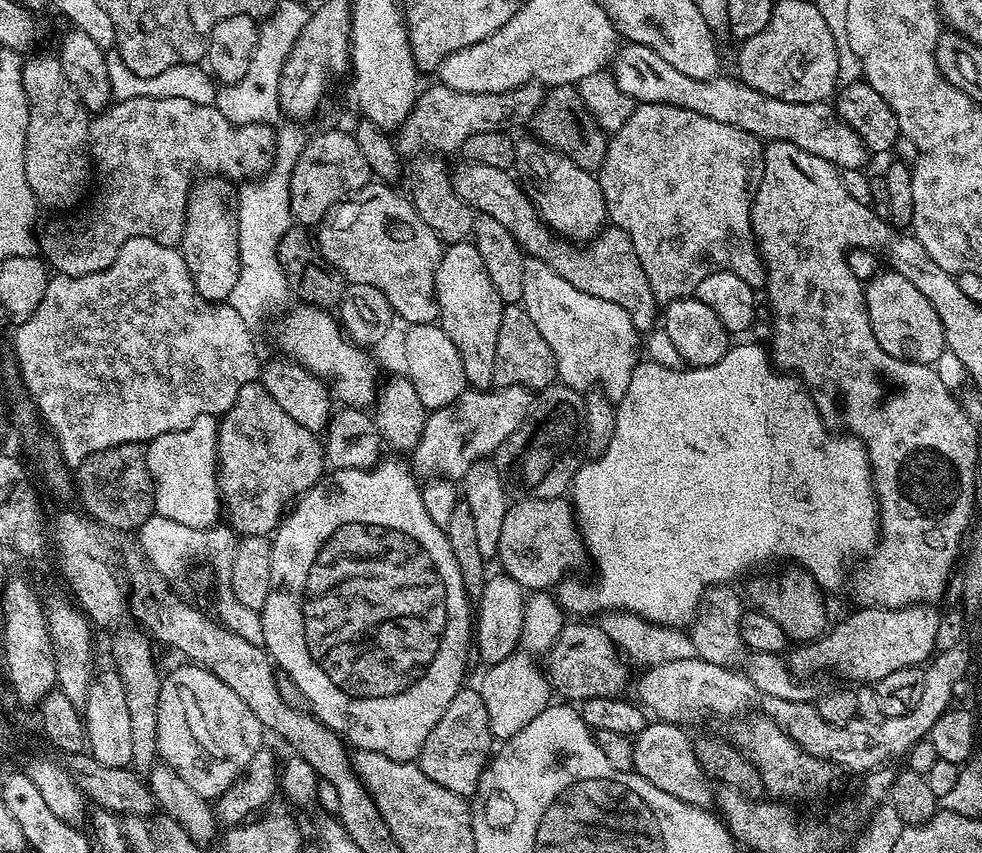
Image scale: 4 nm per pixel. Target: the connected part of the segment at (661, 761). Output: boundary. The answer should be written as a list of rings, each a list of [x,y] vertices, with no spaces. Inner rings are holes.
[[[649,722],[633,739],[634,766],[637,772],[650,786],[658,786],[658,790],[666,790],[674,798],[692,804],[695,808],[708,808],[714,800],[714,788],[708,775],[698,766],[698,758],[694,754],[693,737],[687,736],[685,729],[678,724]]]

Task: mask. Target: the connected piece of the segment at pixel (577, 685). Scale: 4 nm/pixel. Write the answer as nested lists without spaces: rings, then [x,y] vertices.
[[[568,622],[565,623],[564,629],[558,634],[558,638],[552,644],[552,647],[547,649],[546,657],[548,656],[548,668],[546,664],[546,675],[548,678],[549,685],[557,697],[563,698],[568,702],[583,702],[590,698],[602,698],[603,696],[620,696],[623,693],[623,688],[630,684],[630,676],[628,680],[628,668],[624,665],[625,657],[622,655],[621,649],[617,648],[614,641],[611,640],[604,629],[600,627],[599,623],[596,622]]]

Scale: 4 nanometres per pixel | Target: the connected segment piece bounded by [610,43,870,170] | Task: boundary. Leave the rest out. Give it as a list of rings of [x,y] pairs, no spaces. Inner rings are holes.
[[[625,43],[612,57],[610,71],[618,82],[618,88],[633,102],[682,106],[686,110],[694,110],[694,114],[714,118],[714,122],[738,126],[754,134],[761,142],[790,142],[810,154],[818,154],[818,158],[826,158],[841,170],[863,169],[864,163],[870,159],[868,147],[862,138],[858,138],[858,134],[846,126],[846,122],[842,122],[831,103],[823,100],[805,104],[782,102],[782,98],[770,98],[770,94],[754,90],[735,75],[717,74],[709,80],[695,80],[682,74],[682,70],[674,70],[674,66],[670,66],[662,54],[641,44]]]

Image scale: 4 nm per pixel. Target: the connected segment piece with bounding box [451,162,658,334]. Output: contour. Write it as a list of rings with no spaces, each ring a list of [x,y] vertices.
[[[460,162],[457,168],[451,169],[451,173],[454,194],[458,194],[458,198],[462,198],[462,202],[469,204],[477,213],[498,218],[498,222],[510,230],[531,259],[546,262],[554,274],[566,278],[570,286],[578,286],[582,294],[594,294],[594,298],[606,298],[606,302],[622,306],[622,310],[630,314],[637,332],[647,334],[657,327],[658,305],[654,290],[650,290],[650,278],[646,278],[646,270],[642,270],[642,262],[638,262],[634,242],[630,242],[621,228],[605,227],[595,240],[587,241],[579,252],[573,241],[555,235],[541,220],[519,179],[508,168]]]

